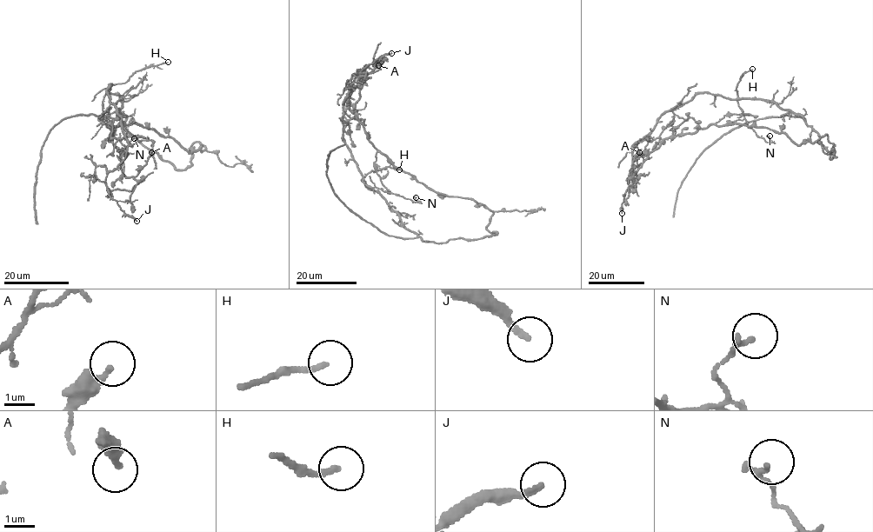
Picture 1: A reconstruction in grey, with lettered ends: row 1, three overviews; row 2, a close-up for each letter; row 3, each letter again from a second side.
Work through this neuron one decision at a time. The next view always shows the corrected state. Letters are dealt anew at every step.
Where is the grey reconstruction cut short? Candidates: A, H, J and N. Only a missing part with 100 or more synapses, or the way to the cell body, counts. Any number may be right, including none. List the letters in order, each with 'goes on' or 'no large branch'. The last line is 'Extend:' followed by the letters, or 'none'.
A: no large branch
H: no large branch
J: no large branch
N: no large branch
Extend: none

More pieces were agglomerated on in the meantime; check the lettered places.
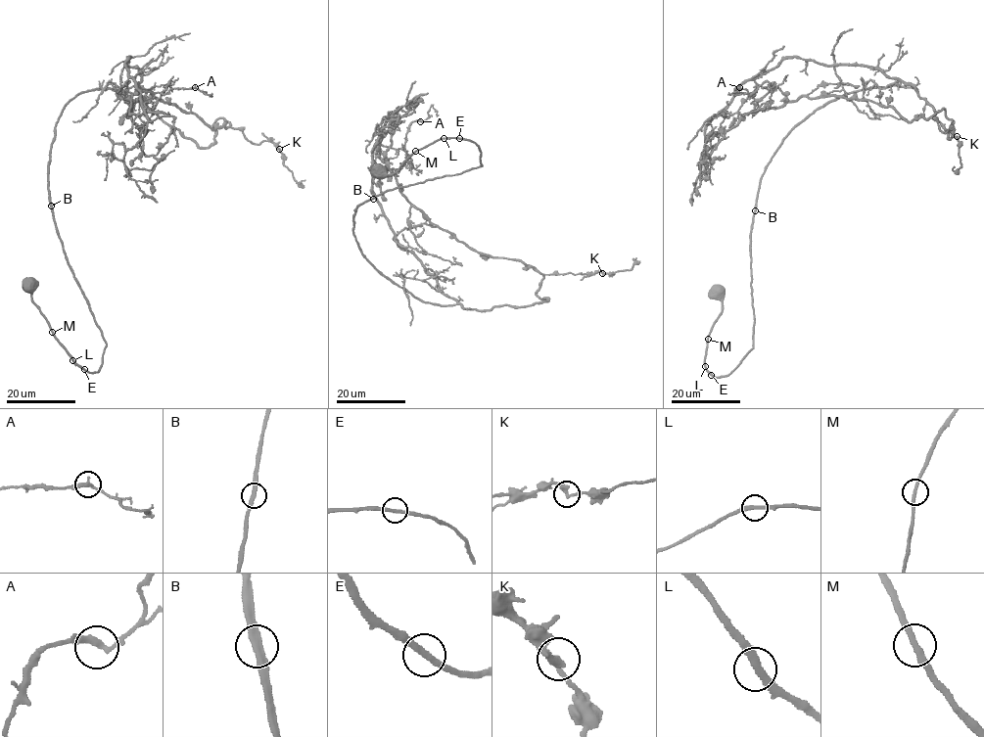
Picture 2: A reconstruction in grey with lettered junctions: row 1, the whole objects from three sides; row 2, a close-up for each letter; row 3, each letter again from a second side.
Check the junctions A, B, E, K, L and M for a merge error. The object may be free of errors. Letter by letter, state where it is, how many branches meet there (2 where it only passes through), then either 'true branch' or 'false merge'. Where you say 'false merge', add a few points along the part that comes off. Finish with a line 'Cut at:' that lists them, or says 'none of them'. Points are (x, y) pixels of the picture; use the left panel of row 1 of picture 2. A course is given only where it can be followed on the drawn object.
A: at (195, 87); 2 branches meet; true branch
B: at (51, 206); 2 branches meet; true branch
E: at (84, 369); 2 branches meet; true branch
K: at (279, 149); 2 branches meet; true branch
L: at (72, 360); 2 branches meet; true branch
M: at (52, 332); 2 branches meet; true branch
Cut at: none of them

